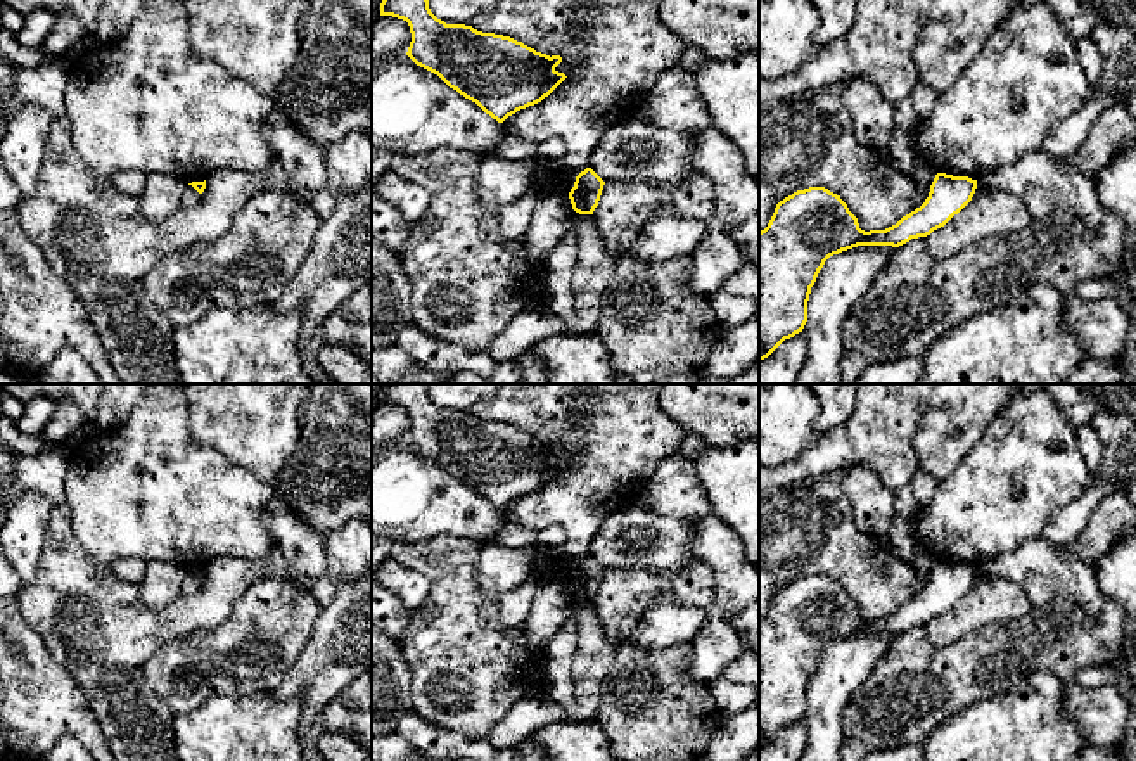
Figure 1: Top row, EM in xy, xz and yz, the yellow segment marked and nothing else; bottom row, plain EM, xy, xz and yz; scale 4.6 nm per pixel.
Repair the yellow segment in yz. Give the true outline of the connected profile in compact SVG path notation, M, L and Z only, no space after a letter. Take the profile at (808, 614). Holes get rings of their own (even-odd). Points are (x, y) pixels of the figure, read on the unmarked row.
M937 560L925 590L885 617L865 619L840 583L825 574L797 578L780 588L764 617L759 619L759 749L785 726L802 719L807 688L825 649L858 633L899 635L911 626L927 624L944 614L973 585L977 567Z

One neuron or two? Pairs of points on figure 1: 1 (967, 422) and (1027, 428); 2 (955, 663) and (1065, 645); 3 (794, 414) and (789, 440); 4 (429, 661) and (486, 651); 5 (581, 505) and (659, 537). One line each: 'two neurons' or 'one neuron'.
1: two neurons
2: one neuron
3: one neuron
4: one neuron
5: two neurons

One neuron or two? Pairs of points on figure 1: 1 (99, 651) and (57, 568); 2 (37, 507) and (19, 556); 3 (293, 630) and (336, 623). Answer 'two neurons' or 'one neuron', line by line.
1: one neuron
2: one neuron
3: two neurons

